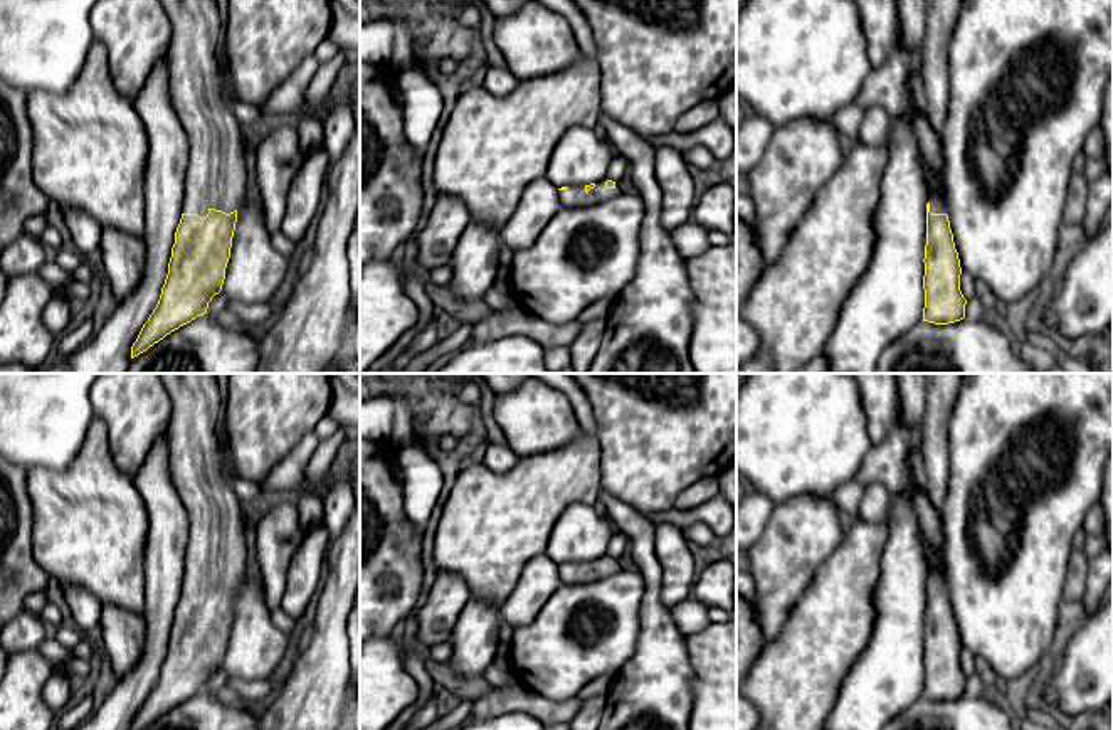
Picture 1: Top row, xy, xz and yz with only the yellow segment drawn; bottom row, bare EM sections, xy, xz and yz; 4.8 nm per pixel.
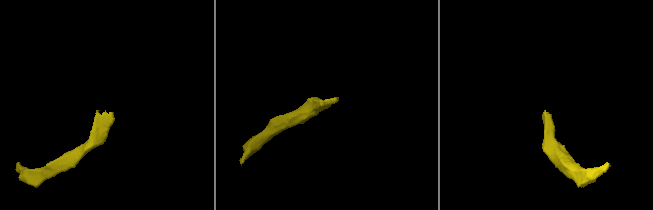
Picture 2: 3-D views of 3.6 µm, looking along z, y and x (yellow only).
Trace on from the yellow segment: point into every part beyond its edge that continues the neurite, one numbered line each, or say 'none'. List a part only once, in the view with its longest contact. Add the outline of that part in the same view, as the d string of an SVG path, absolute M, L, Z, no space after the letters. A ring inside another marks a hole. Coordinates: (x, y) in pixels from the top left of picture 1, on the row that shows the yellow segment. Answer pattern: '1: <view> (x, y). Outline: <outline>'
1: xy (216, 177). Outline: M161 0L171 22L168 49L170 96L188 135L188 167L182 214L207 217L210 209L230 214L247 197L247 163L242 126L222 99L217 66L220 12L215 0Z

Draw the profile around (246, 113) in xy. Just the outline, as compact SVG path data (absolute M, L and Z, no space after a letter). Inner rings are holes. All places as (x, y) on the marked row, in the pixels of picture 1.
M240 99L230 101L230 108L242 128L251 126L264 118L259 106L244 103Z

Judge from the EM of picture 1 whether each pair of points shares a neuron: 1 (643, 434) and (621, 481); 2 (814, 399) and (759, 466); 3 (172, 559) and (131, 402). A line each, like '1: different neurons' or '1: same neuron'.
1: same neuron
2: same neuron
3: different neurons

